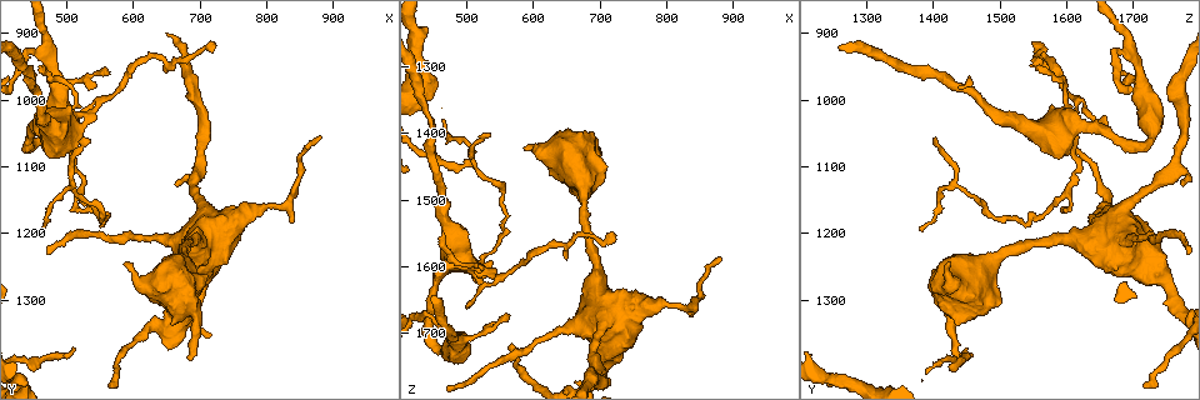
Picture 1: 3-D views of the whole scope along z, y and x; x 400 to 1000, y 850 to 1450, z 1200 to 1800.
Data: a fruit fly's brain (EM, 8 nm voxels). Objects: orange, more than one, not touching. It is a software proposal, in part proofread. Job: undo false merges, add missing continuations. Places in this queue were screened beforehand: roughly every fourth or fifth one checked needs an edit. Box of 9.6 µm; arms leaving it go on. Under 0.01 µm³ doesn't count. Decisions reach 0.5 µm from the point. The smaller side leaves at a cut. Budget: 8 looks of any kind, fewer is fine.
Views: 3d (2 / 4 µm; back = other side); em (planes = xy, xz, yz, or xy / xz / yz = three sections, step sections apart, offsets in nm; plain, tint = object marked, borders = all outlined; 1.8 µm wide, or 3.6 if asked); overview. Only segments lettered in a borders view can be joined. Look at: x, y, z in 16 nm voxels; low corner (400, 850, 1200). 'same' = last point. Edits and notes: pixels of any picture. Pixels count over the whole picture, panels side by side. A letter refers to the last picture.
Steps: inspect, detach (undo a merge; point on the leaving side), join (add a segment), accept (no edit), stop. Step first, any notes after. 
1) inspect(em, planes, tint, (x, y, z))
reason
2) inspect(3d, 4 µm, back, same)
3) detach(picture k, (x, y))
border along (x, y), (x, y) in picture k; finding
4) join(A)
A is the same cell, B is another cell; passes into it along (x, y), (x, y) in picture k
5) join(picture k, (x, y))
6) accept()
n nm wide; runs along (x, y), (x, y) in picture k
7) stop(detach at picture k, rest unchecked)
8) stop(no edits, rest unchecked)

inspect(em, planes, borders, (515, 1370, 1450))
branch stops here

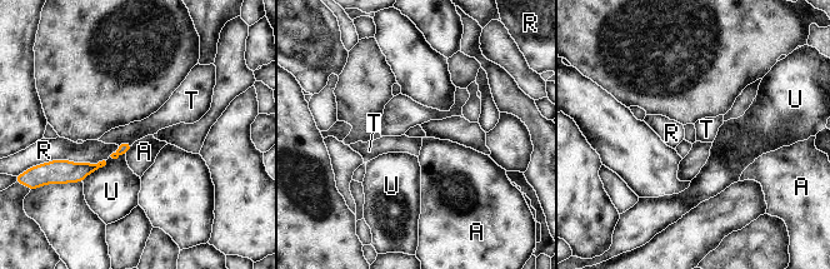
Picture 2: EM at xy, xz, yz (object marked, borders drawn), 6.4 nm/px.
accept()
R touches over 340 nm; A, R, T and U are other cells; none of them fits

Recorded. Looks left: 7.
inspect(3d, 2 µm, (540, 1060, 1400))
branch stops here

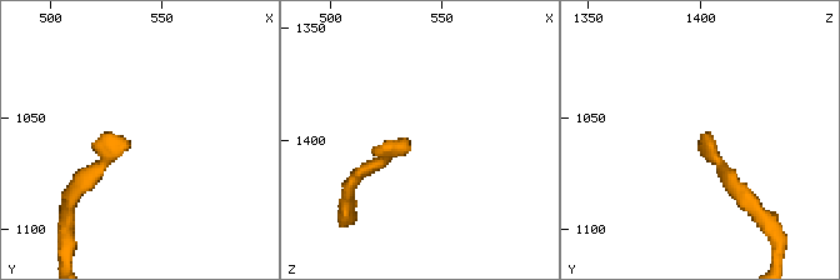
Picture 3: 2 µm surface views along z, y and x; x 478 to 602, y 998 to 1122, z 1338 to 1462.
inspect(em, xy, step 8, borders, (536, 1061, 1402))

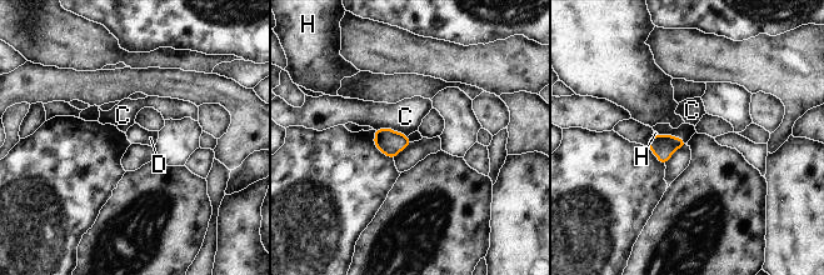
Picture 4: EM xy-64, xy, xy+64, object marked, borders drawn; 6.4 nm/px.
inspect(em, planes, borders, same)
cut it another way

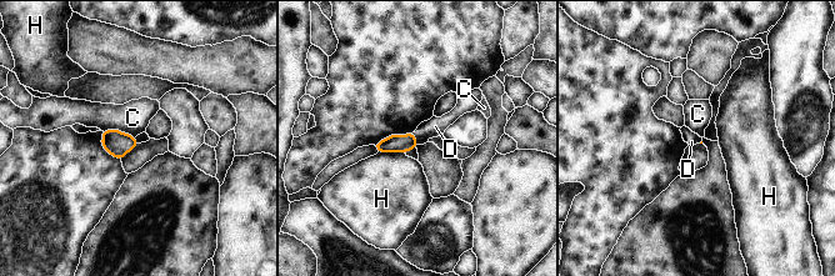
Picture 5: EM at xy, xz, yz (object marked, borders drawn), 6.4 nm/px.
accept()
C, D and H are other cells; border along (411, 133), (418, 144) in picture 5; none of them fits

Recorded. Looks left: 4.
inspect(3d, 2 µm, (540, 1020, 1615))
calibre changes

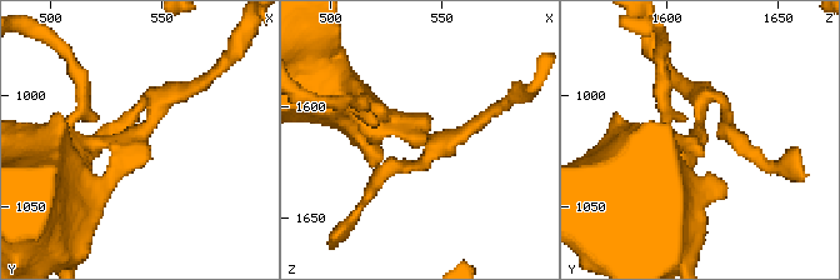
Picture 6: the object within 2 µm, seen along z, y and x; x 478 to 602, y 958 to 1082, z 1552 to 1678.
inspect(em, planes, borders, (540, 1022, 1612))
now the EM

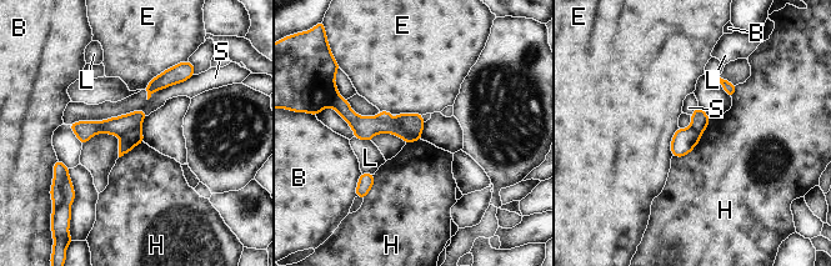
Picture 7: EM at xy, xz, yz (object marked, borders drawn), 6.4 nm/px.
detach(picture 7, (370, 126))
B, E, H, L and S are other cells; the part that leaves runs along (344, 105), (359, 124), (410, 139) in picture 7; a second neuron is stuck on

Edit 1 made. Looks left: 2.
stop(detach at picture 7, rest unchecked)

